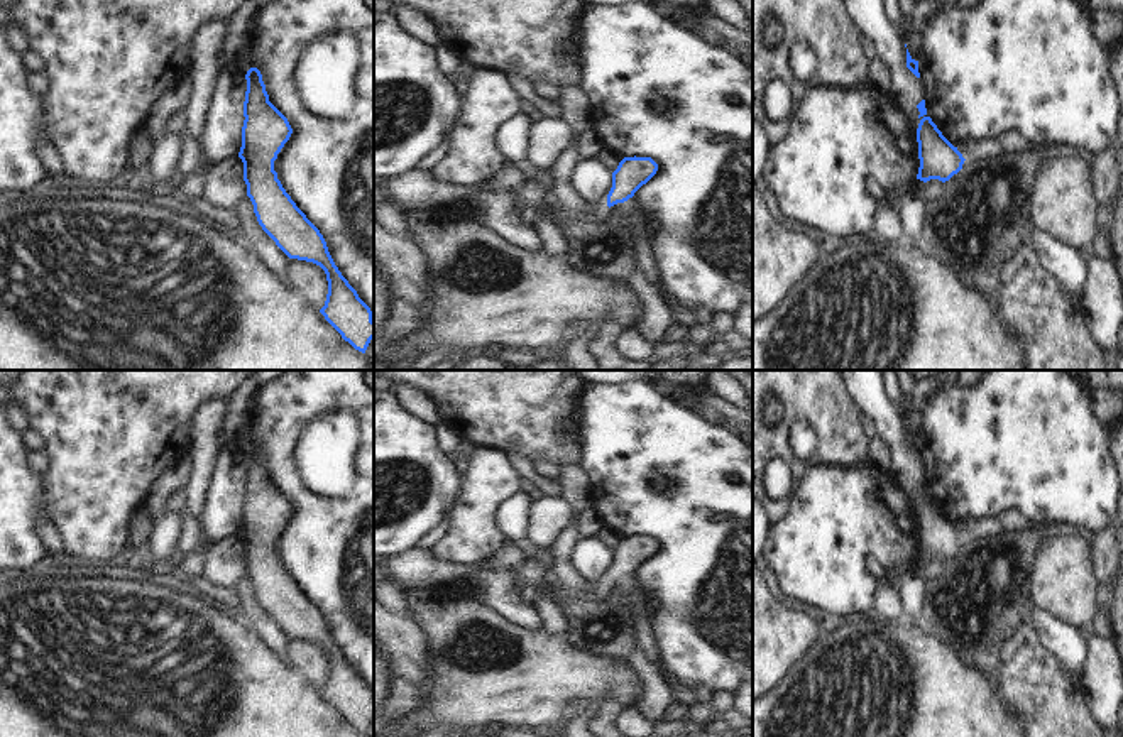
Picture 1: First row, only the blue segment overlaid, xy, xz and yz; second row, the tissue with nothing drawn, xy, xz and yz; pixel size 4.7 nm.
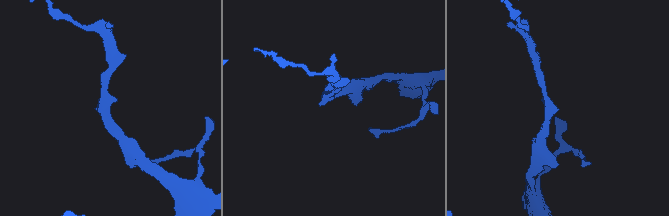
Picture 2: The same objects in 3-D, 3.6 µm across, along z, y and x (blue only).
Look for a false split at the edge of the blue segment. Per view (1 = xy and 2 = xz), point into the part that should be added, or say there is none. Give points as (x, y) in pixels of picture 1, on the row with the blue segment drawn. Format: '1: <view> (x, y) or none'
1: none
2: none

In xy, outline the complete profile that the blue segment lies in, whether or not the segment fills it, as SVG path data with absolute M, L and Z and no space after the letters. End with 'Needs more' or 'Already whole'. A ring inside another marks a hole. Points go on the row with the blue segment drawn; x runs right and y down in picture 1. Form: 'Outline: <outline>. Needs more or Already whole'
Outline: M250 68L245 79L245 120L238 157L257 221L289 259L313 262L325 270L328 294L320 313L345 341L365 353L374 338L372 311L342 276L323 235L296 206L274 171L274 161L293 128L269 101L260 71Z. Already whole.

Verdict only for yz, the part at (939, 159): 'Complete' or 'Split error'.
Complete.

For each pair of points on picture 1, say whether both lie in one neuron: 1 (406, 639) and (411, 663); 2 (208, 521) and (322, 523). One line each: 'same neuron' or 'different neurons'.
1: same neuron
2: different neurons

